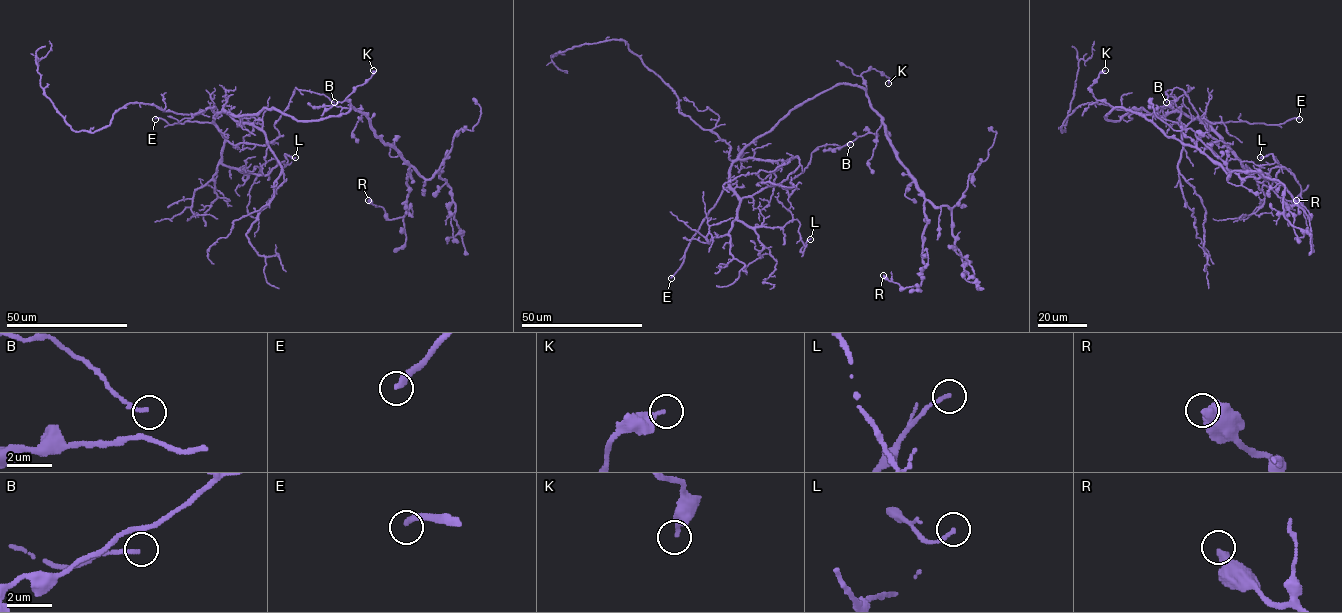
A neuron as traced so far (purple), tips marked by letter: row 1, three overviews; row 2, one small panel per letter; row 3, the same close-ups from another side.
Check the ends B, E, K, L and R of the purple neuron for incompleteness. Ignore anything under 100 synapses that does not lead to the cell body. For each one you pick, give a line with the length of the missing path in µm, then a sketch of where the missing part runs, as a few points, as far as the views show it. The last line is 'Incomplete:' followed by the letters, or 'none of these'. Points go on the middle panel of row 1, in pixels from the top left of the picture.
E: 45 µm
Incomplete: E

